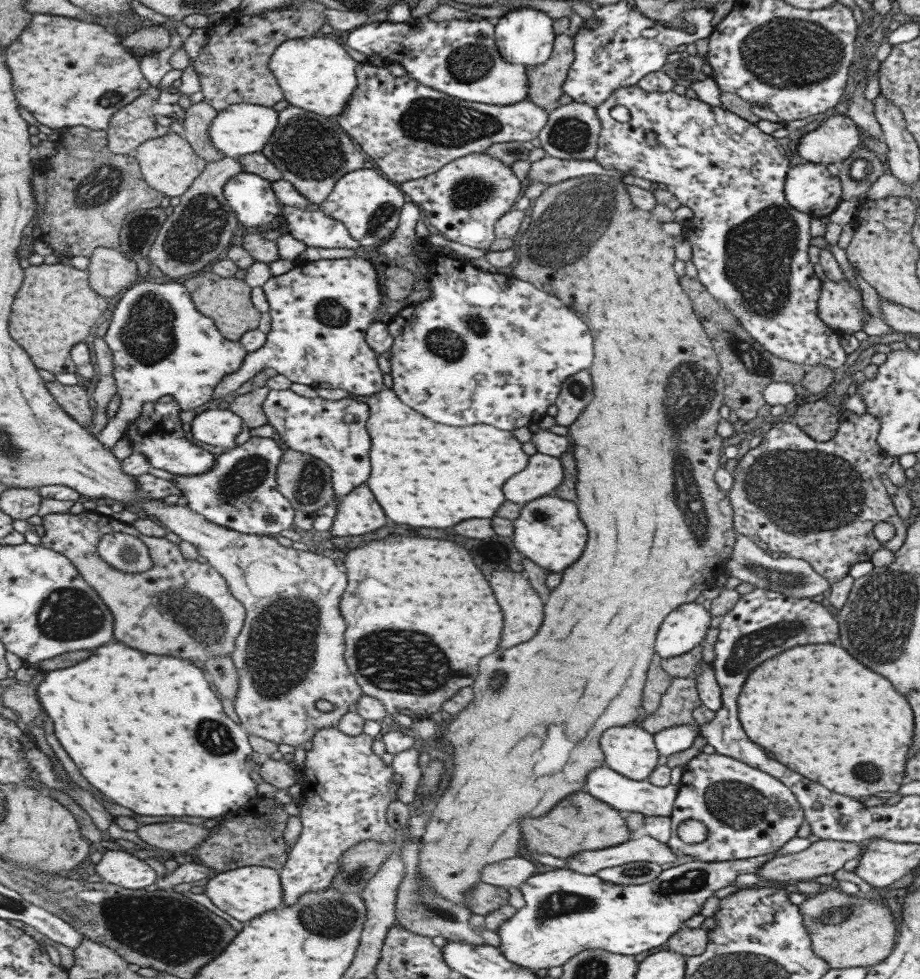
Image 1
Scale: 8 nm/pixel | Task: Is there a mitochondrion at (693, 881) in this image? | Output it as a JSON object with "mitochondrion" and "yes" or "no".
{"mitochondrion":"yes"}

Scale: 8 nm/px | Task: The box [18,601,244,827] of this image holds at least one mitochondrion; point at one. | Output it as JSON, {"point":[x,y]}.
{"point":[213,737]}

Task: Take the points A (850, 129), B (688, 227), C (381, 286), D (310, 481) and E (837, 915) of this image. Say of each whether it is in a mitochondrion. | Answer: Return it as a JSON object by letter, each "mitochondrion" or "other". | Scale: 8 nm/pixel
{"A":"other","B":"other","C":"other","D":"mitochondrion","E":"mitochondrion"}

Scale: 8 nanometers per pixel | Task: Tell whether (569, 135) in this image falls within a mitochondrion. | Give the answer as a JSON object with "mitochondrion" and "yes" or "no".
{"mitochondrion":"yes"}

